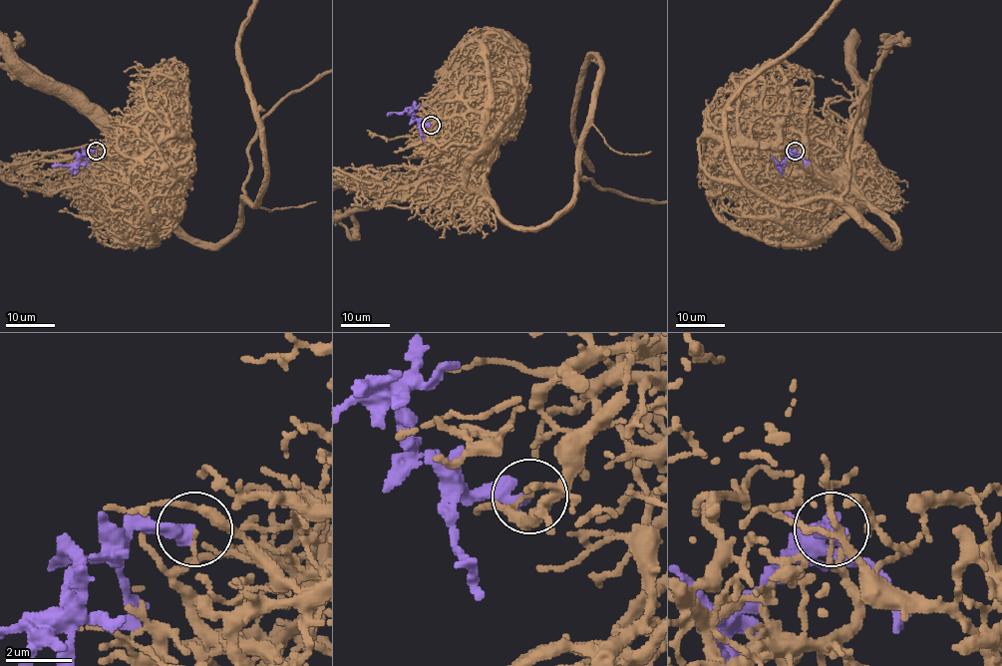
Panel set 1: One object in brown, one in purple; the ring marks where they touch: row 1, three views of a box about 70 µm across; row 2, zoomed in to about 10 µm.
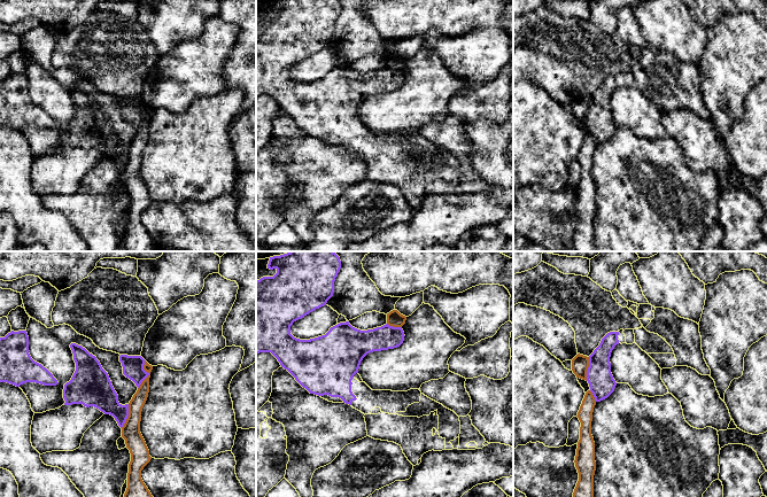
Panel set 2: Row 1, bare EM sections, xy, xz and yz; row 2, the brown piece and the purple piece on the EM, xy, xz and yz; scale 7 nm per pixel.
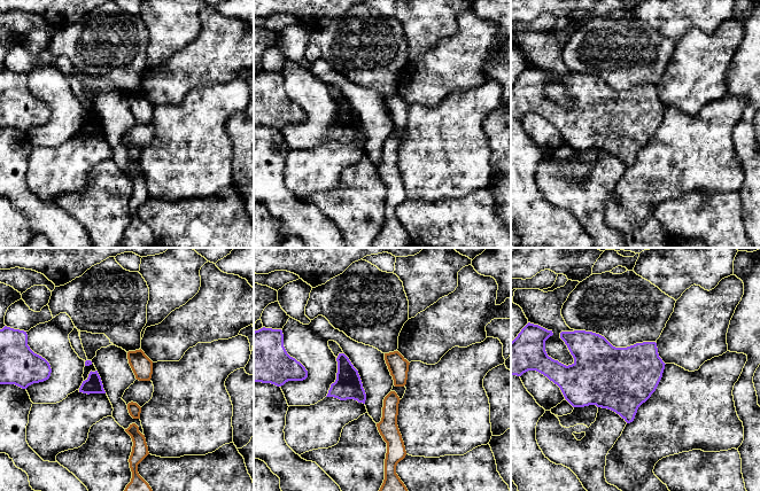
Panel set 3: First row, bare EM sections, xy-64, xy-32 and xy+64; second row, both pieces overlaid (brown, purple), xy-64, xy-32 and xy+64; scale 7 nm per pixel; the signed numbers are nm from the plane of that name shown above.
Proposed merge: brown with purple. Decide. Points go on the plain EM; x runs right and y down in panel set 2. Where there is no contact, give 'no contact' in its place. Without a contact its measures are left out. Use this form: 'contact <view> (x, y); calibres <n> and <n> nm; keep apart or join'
contact xy (149, 117); calibres 100 and 140 nm; keep apart

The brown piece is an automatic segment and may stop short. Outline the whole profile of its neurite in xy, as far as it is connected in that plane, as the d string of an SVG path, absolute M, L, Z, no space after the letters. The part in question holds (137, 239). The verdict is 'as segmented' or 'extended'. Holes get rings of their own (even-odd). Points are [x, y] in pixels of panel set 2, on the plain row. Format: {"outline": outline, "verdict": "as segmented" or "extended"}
{"outline": "M145 103L144 112L149 118L141 125L129 146L129 160L122 170L122 180L131 196L127 231L124 242L115 251L156 251L157 246L141 222L141 213L150 204L149 193L140 176L141 154L149 135L153 109Z", "verdict": "as segmented"}

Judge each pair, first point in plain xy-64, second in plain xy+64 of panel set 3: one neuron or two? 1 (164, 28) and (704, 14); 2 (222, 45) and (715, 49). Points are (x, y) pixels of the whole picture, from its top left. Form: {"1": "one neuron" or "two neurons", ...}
{"1": "one neuron", "2": "one neuron"}

